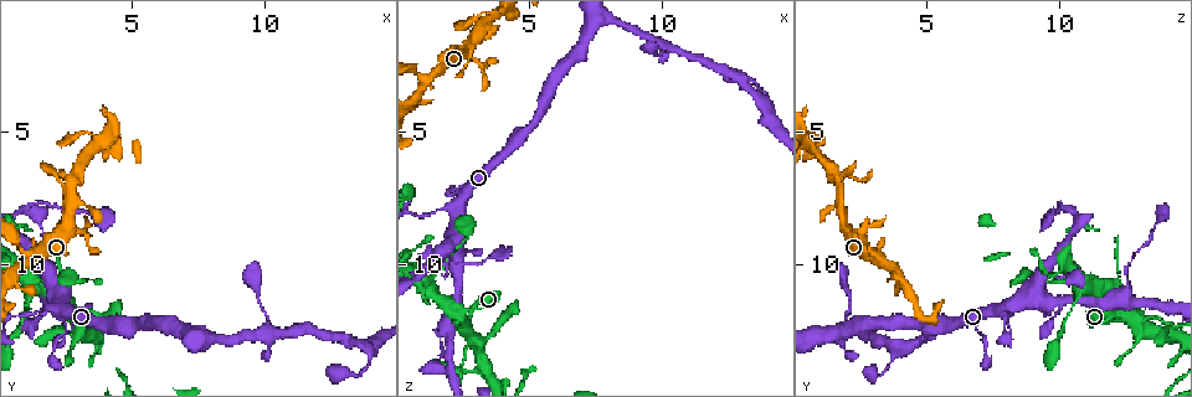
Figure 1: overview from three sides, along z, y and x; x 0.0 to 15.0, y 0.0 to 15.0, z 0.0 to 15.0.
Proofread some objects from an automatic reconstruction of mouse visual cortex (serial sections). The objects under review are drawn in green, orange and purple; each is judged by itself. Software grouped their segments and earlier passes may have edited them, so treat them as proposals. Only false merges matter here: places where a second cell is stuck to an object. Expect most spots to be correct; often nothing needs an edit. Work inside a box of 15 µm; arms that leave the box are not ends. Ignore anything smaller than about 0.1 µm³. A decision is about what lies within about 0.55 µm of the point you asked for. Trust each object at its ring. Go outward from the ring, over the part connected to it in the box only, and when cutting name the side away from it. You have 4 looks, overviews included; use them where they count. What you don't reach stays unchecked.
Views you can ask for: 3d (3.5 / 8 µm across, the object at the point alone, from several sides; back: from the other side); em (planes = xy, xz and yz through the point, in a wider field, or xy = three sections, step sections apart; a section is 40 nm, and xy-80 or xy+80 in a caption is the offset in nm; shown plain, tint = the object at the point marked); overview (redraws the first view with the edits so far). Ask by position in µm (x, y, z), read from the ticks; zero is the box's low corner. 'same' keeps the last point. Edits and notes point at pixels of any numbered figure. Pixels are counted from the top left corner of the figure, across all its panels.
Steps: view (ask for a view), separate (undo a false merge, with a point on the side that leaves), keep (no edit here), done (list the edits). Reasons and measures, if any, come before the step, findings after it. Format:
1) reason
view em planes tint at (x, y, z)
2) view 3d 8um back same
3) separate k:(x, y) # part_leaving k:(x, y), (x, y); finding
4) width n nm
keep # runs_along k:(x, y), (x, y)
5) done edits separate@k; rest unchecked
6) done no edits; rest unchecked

two arms in line, one across
view 3d 3.5um at (1.2, 9.6, 3.1)

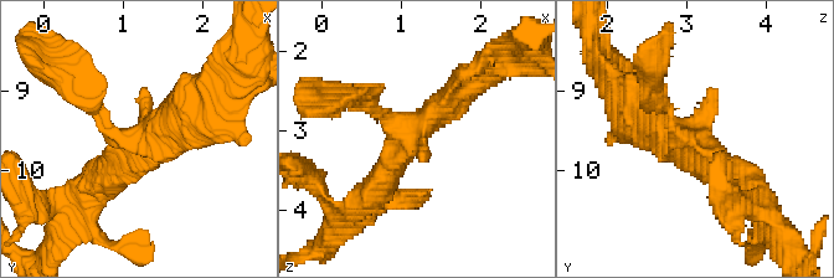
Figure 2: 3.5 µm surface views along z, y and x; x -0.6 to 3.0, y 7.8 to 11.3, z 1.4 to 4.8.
view em planes tint at (1.20, 9.65, 3.00)

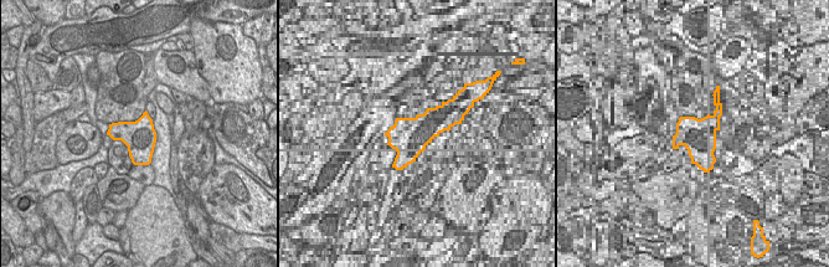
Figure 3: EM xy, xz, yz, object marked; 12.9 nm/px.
keep # runs_along 2:(475, 78), (418, 125), (372, 189); one cell here

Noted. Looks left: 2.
looks like a crossing
view 3d 3.5um at (1.3, 10.8, 10.9)

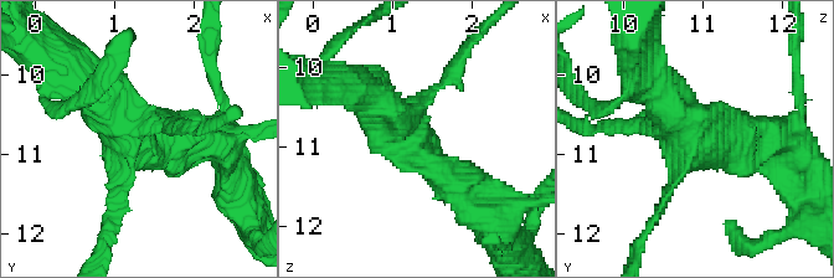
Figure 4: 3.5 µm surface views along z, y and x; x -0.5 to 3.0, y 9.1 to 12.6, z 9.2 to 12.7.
view em xy step 5 tint at (1.30, 10.80, 10.95)

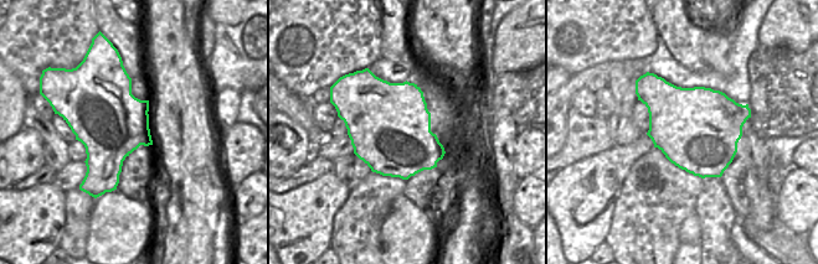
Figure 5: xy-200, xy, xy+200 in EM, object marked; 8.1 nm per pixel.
arm_widths 150, 150, 450, 500 nm
keep # runs_along 4:(475, 202), (369, 101); all the same cell

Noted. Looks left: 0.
done no edits; rest unchecked

